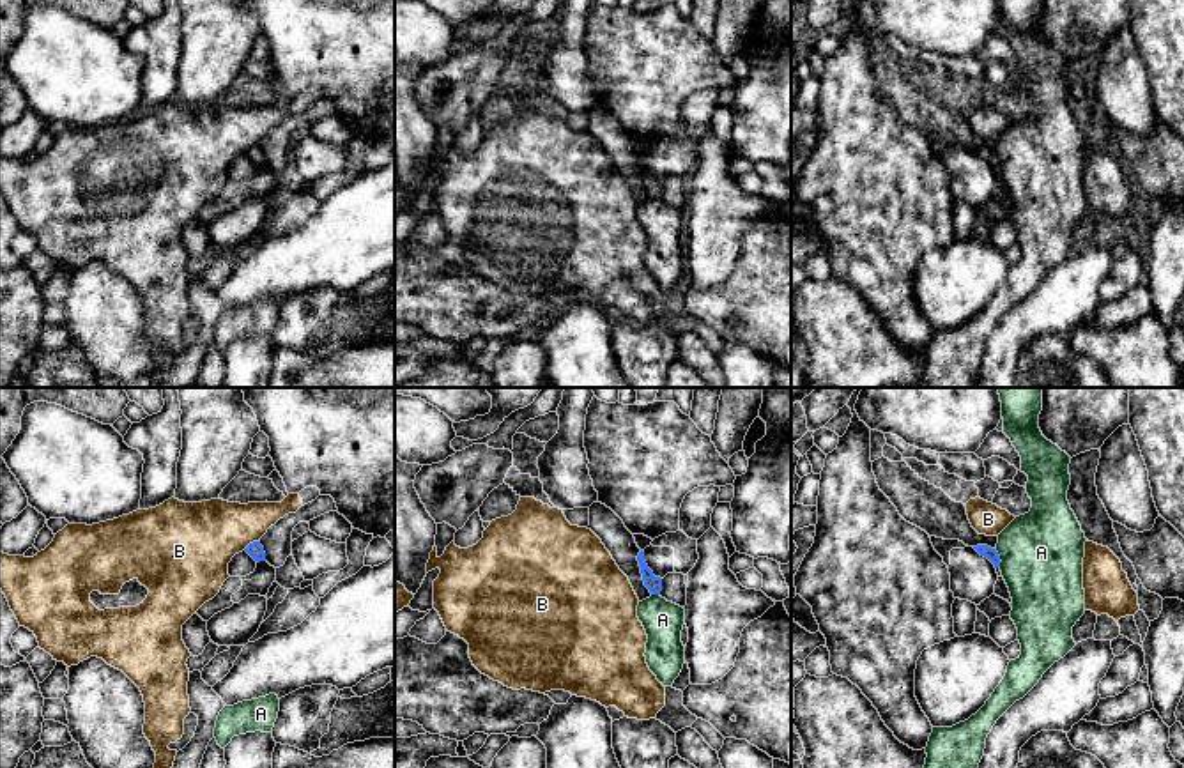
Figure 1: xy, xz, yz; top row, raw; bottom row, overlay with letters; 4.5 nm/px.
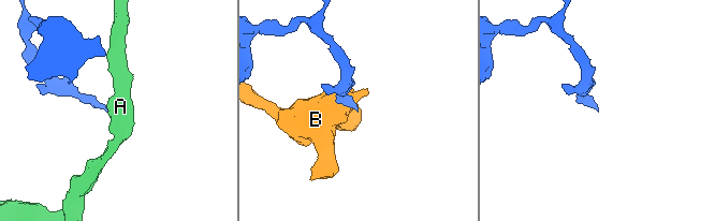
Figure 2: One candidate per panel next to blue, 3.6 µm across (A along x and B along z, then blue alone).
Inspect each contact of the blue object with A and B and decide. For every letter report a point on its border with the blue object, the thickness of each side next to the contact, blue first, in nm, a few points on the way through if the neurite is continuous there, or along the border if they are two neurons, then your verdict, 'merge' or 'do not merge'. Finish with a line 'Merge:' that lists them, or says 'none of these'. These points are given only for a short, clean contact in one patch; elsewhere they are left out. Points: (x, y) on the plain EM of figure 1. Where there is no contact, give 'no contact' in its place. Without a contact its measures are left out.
A: contact yz (999, 161); calibres 60 and 380 nm; border yz (995, 154), (1000, 168); do not merge
B: contact xy (250, 147); calibres 70 and 360 nm; border xy (257, 144), (243, 153); do not merge
Merge: none of these

